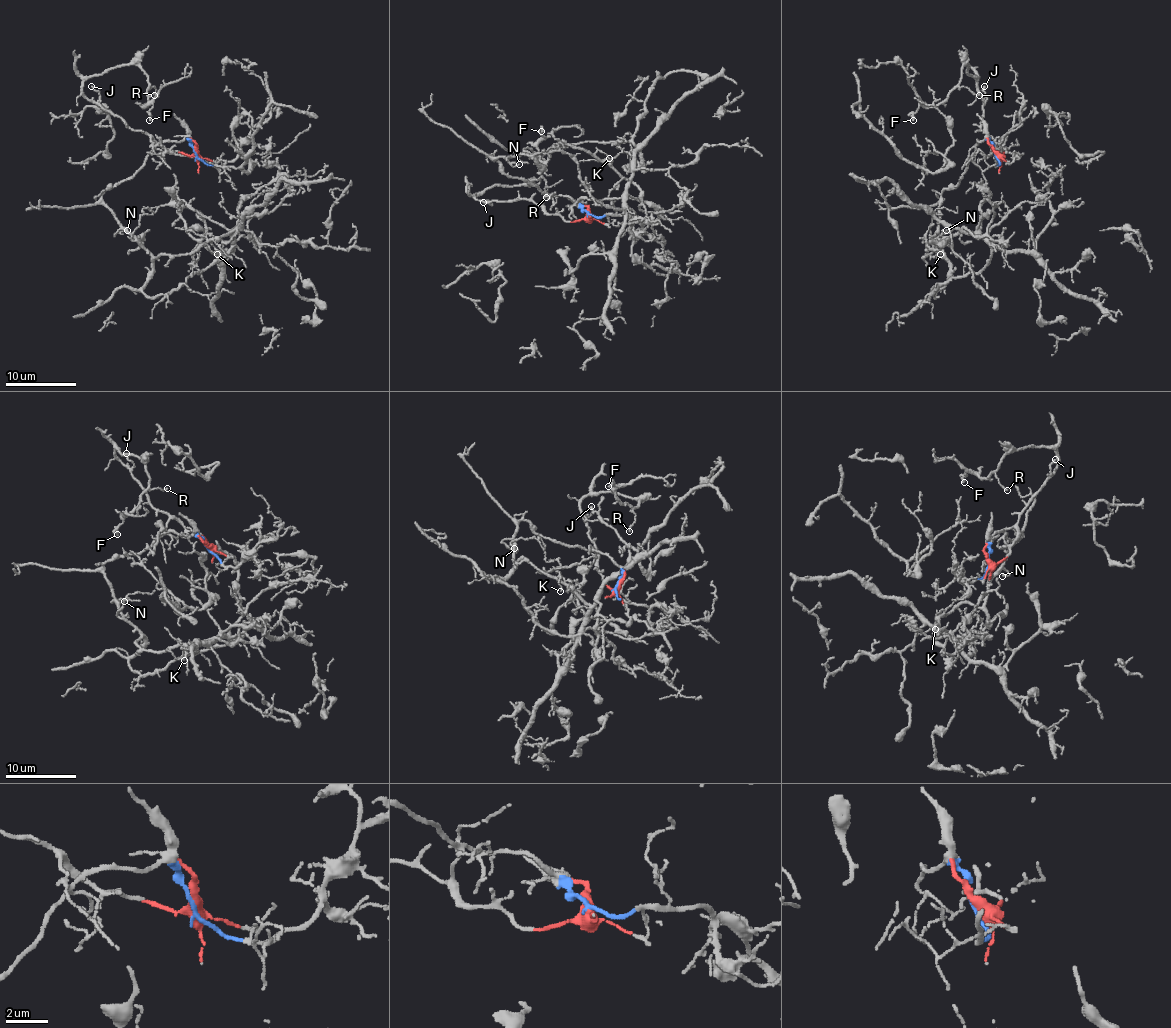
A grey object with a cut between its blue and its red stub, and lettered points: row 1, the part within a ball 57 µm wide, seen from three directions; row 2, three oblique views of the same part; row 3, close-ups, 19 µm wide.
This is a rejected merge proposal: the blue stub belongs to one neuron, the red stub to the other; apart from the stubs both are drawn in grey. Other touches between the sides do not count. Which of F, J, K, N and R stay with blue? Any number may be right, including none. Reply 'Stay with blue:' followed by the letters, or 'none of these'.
Stay with blue: K, N

